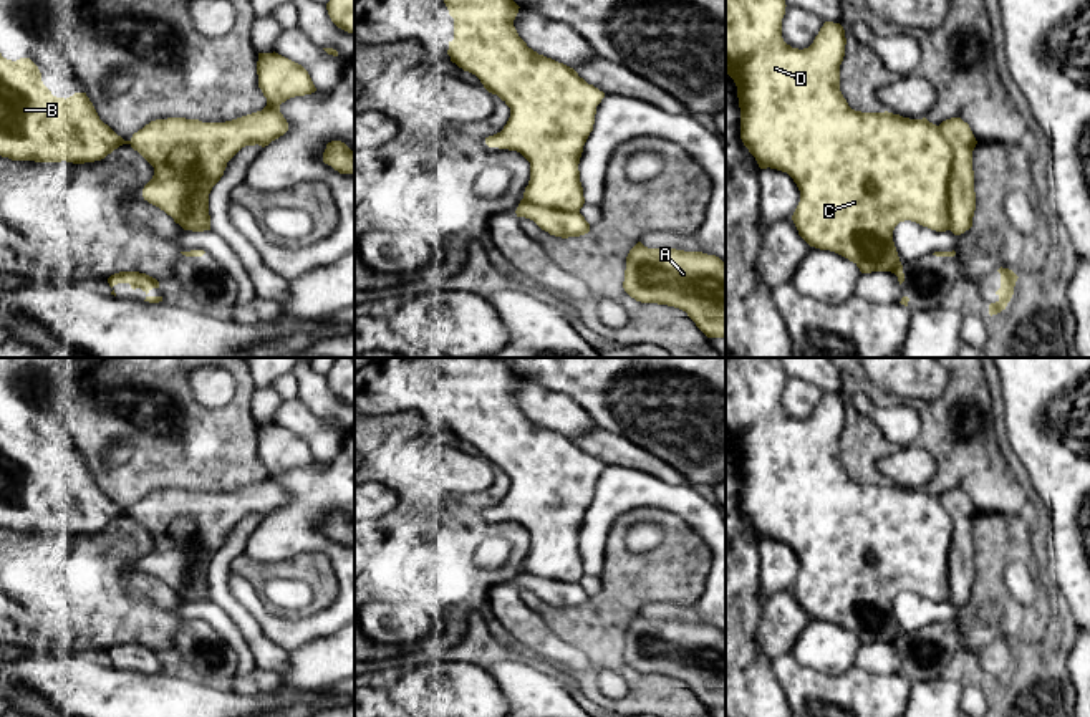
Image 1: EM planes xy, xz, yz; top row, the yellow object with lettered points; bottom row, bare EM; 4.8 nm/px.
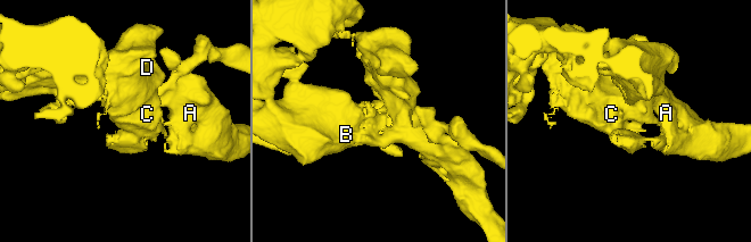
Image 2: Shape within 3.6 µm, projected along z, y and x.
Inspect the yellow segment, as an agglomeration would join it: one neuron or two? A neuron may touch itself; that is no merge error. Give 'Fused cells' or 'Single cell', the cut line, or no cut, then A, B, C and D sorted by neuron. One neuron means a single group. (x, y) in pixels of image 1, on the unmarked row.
Single cell. No split. Groups: A B C D

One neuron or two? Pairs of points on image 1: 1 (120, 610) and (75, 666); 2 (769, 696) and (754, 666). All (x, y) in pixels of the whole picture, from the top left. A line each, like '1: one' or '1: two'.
1: two
2: one

